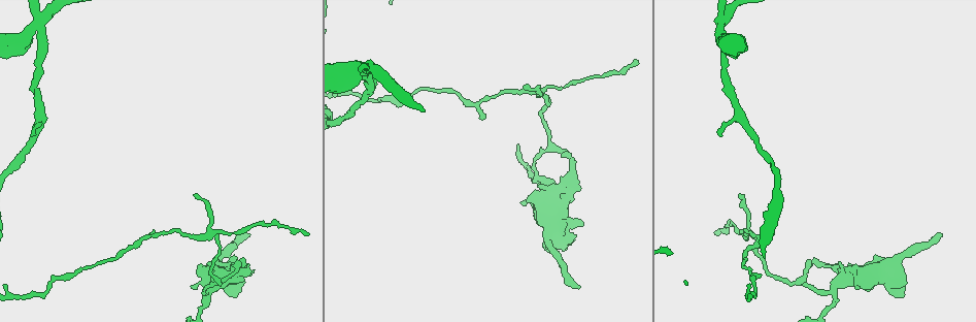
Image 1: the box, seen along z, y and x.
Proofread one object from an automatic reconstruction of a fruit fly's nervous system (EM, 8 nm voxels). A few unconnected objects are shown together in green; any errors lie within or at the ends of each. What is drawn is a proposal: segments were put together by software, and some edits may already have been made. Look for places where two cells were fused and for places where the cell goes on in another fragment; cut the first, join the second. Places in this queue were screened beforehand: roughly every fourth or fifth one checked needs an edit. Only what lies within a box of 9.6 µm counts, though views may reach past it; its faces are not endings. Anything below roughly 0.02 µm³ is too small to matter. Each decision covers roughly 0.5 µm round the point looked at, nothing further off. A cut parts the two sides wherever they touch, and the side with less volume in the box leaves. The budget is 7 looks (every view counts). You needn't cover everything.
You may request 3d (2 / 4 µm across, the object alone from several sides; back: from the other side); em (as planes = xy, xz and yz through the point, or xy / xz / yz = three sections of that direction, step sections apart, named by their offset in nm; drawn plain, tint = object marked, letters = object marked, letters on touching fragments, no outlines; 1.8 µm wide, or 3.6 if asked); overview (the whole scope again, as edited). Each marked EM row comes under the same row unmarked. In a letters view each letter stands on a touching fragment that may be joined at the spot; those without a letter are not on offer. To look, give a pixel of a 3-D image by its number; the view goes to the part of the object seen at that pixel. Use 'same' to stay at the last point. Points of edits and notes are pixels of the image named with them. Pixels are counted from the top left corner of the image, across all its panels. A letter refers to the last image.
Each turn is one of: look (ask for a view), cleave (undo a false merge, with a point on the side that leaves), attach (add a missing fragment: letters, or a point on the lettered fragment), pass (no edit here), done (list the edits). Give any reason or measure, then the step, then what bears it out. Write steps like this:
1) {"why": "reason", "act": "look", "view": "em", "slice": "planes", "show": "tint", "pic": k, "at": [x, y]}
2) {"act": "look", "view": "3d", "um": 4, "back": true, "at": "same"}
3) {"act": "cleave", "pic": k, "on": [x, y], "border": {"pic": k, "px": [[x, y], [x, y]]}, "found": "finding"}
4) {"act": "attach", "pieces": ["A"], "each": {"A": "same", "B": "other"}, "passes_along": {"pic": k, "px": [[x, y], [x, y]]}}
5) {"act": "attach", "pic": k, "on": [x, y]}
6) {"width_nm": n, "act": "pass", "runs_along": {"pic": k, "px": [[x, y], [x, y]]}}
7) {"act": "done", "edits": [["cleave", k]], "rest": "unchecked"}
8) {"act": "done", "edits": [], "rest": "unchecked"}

{"why": "a fork", "act": "look", "view": "3d", "um": 4, "back": true, "pic": 1, "at": [214, 234]}

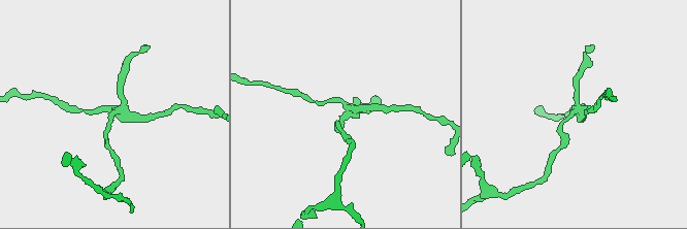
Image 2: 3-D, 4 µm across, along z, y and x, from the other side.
{"act": "look", "view": "em", "slice": "xy", "step": 8, "show": "tint", "pic": 2, "at": [577, 114]}

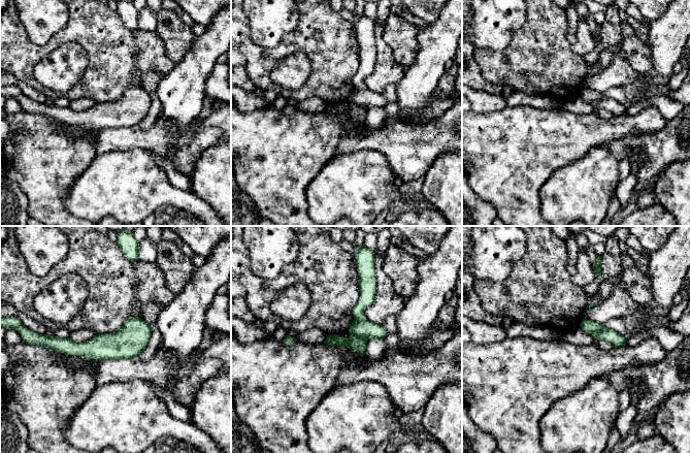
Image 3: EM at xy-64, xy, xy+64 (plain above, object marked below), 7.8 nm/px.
{"act": "look", "view": "em", "slice": "xy", "step": 8, "show": "letters", "at": "same"}

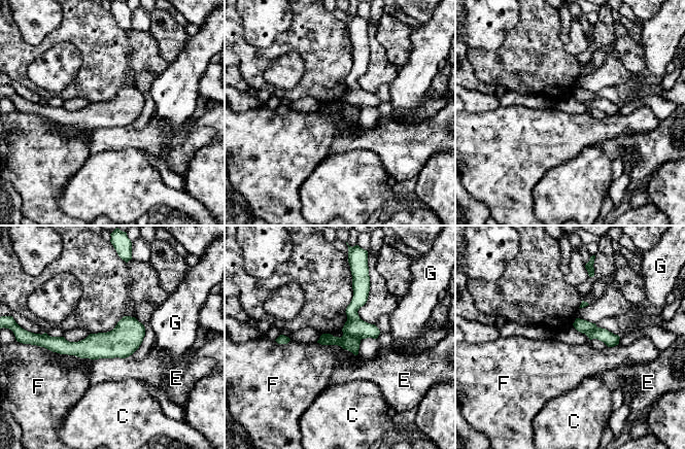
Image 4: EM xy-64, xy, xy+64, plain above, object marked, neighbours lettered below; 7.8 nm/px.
{"act": "cleave", "pic": 4, "on": [350, 343], "each": {"C": "other", "E": "other", "F": "other", "G": "other"}, "border": {"pic": 4, "px": [[343, 331], [361, 339]]}, "found": "a second cell is stuck on"}

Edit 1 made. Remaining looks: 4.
{"why": "see it whole again", "act": "look", "view": "overview"}

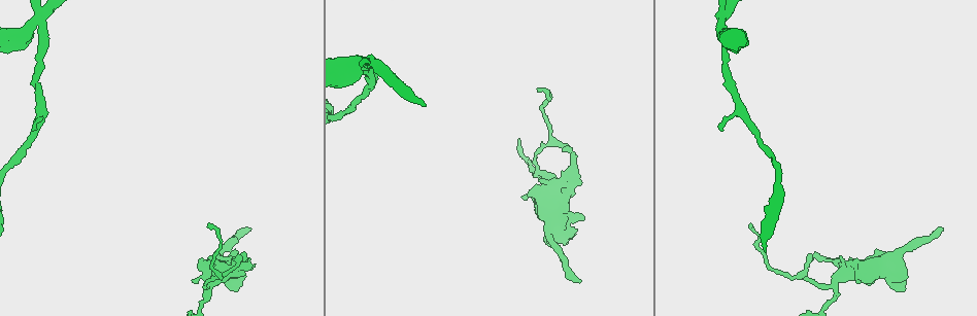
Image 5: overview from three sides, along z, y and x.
{"why": "free end", "act": "look", "view": "3d", "um": 4, "pic": 5, "at": [249, 229]}

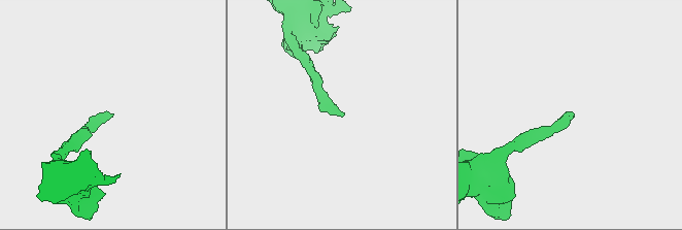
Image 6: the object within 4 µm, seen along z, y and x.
{"why": "shape alone is not enough", "act": "look", "view": "em", "um": 3.6, "slice": "planes", "show": "letters", "pic": 6, "at": [344, 115]}

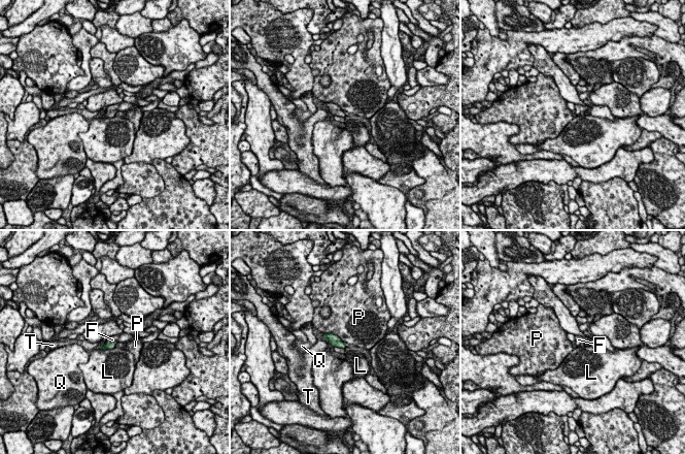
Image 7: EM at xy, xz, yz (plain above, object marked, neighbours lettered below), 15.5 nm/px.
{"longest_contact_nm": ["P", 400], "act": "attach", "pieces": ["F"], "each": {"F": "same", "L": "other", "P": "other", "Q": "other", "T": "other"}, "found": "the cell continues"}

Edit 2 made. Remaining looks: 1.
{"act": "done", "edits": [["cleave", 4], ["attach", 7]], "rest": "unchecked"}

